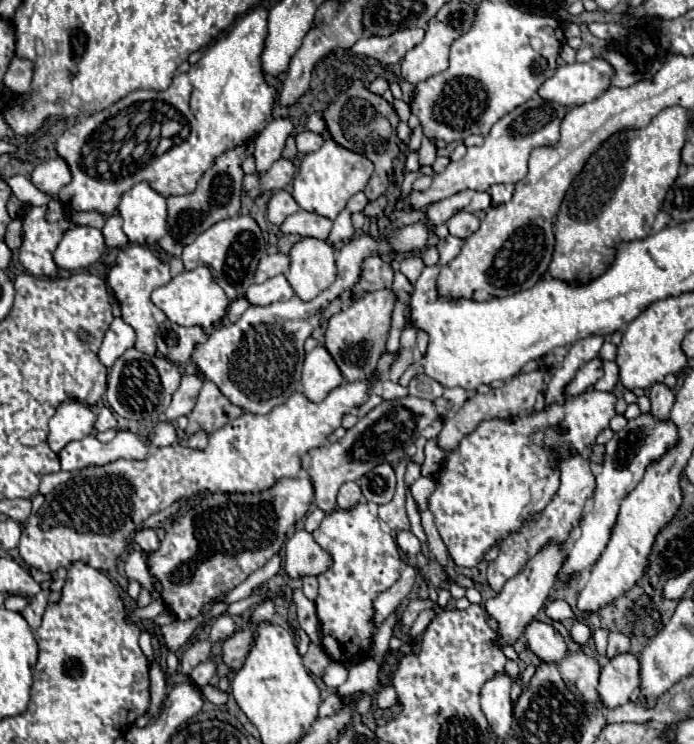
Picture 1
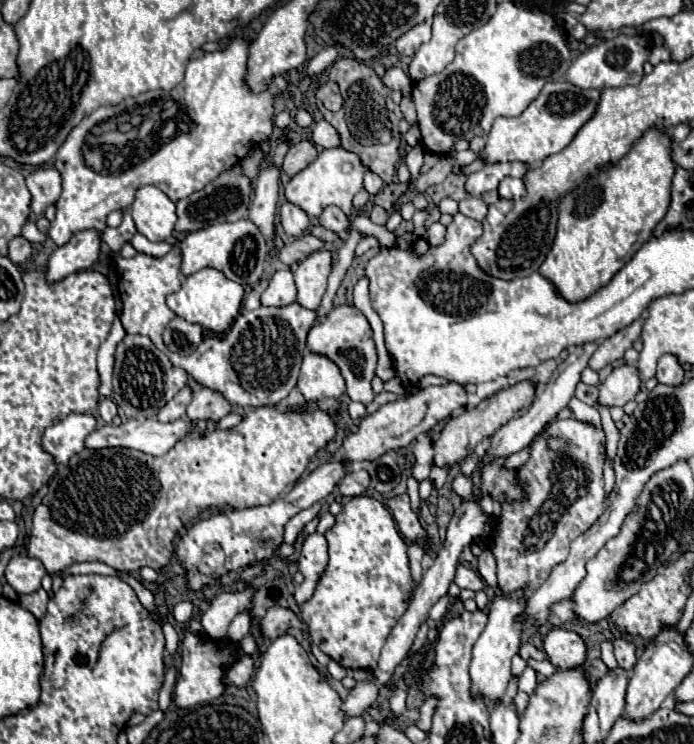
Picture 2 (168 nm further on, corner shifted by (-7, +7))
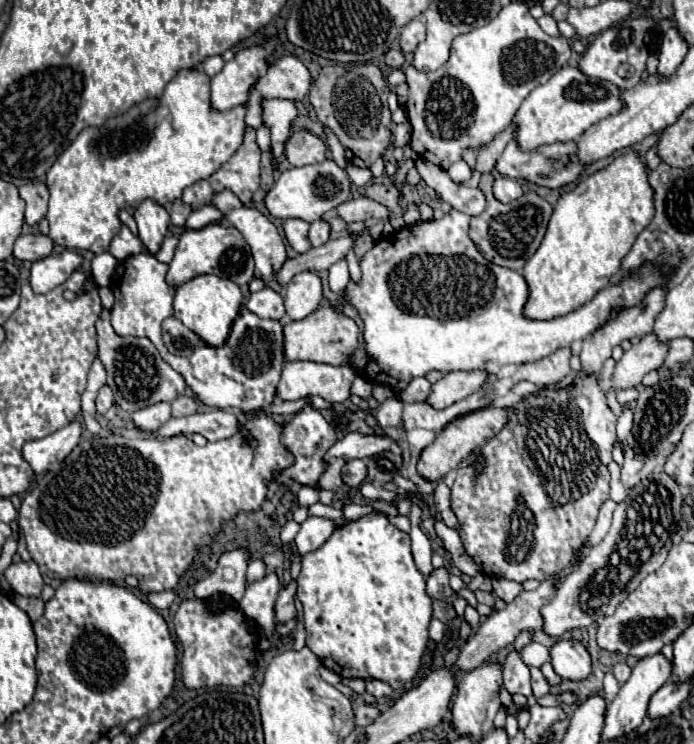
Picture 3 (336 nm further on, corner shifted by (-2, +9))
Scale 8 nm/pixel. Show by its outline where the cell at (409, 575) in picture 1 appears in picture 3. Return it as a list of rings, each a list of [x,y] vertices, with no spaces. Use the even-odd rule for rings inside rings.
[[[413,503],[409,519],[411,519],[411,549],[413,549],[413,559],[417,569],[427,577],[433,571],[431,565],[431,543],[429,539],[423,535],[423,531],[419,529],[419,521],[421,521],[422,509],[419,503]]]

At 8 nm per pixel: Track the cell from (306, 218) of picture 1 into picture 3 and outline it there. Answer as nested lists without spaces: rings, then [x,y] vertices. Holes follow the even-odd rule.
[[[359,197],[359,199],[351,199],[339,205],[337,215],[345,223],[355,223],[355,221],[365,221],[365,219],[385,219],[389,217],[389,211],[373,199]]]

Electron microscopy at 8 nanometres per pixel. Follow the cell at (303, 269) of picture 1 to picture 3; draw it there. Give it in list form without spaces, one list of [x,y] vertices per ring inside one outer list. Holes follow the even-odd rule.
[[[303,271],[297,273],[285,291],[285,309],[289,319],[299,321],[305,319],[309,313],[313,313],[323,299],[323,287],[321,279],[315,271]]]

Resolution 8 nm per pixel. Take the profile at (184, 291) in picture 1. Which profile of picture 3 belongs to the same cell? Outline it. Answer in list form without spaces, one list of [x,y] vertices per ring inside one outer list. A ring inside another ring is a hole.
[[[197,275],[191,281],[177,287],[173,309],[175,309],[175,317],[185,327],[195,331],[205,343],[219,347],[225,343],[225,339],[229,335],[229,329],[241,309],[241,303],[243,303],[241,289],[233,281],[221,279],[217,275]]]

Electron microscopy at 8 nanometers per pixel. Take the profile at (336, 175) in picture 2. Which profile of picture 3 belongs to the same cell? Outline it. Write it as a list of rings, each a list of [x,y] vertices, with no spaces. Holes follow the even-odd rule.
[[[325,159],[319,165],[305,165],[305,167],[291,167],[279,175],[275,185],[265,197],[265,205],[269,213],[277,219],[289,219],[299,217],[307,223],[319,221],[323,213],[329,209],[335,209],[337,205],[345,203],[351,193],[351,181],[347,177],[347,171],[341,169],[333,159]]]

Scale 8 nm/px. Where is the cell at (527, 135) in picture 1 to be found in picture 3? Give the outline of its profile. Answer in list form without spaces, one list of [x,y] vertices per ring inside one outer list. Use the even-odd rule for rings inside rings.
[[[577,67],[557,71],[547,83],[535,87],[521,103],[513,117],[515,141],[523,151],[537,149],[539,145],[577,141],[591,125],[617,113],[621,109],[621,91],[613,83],[583,75]]]

